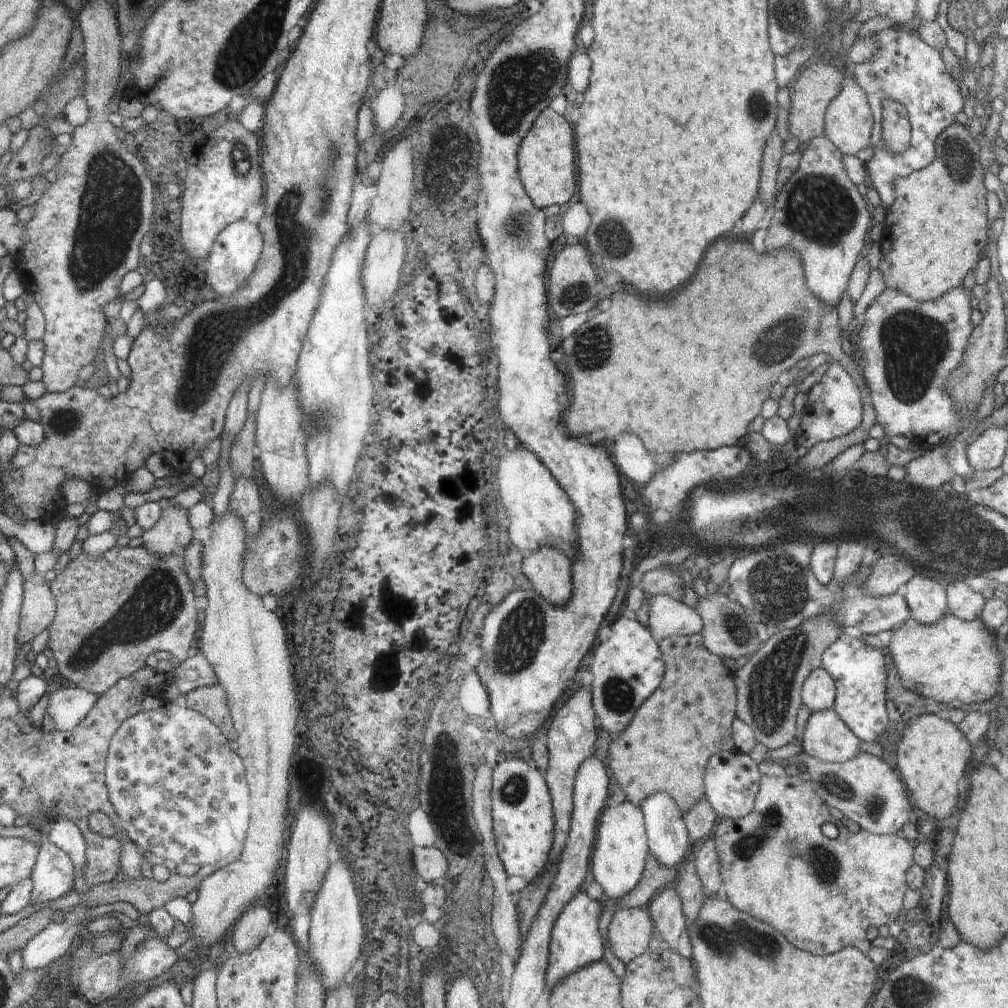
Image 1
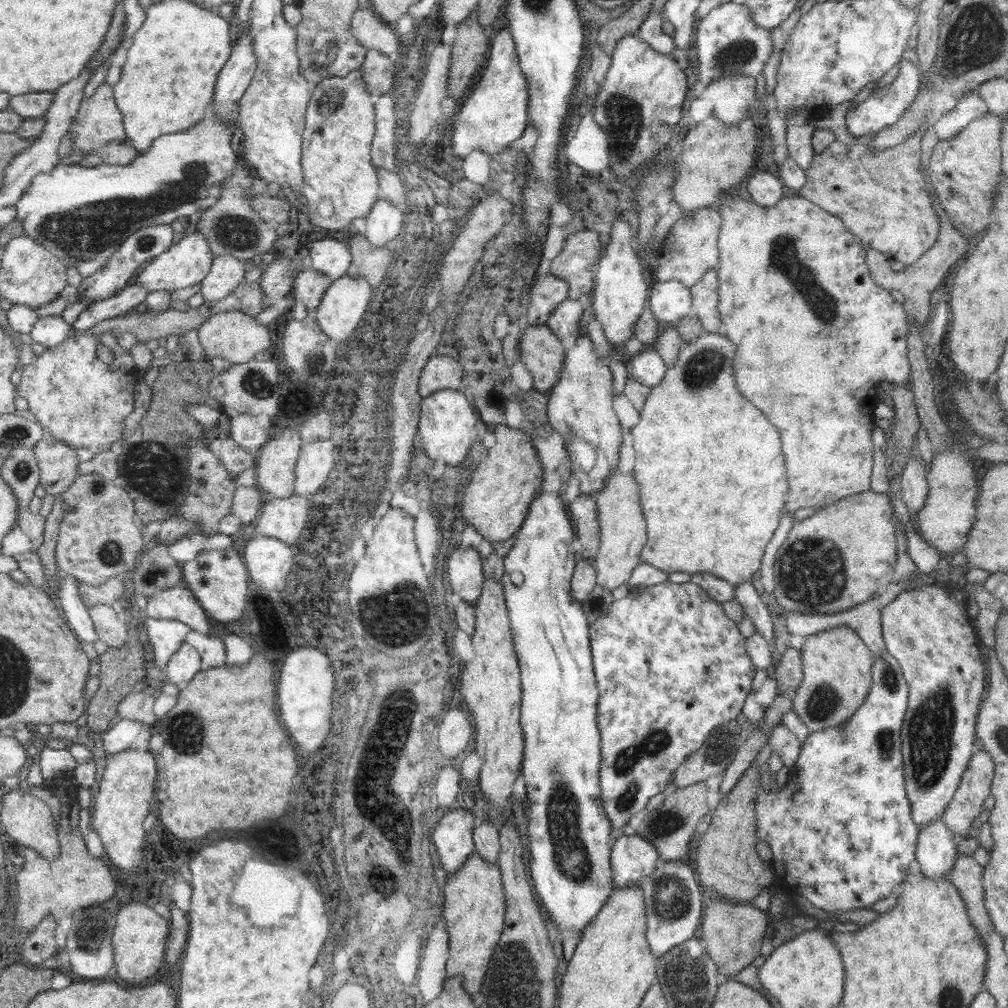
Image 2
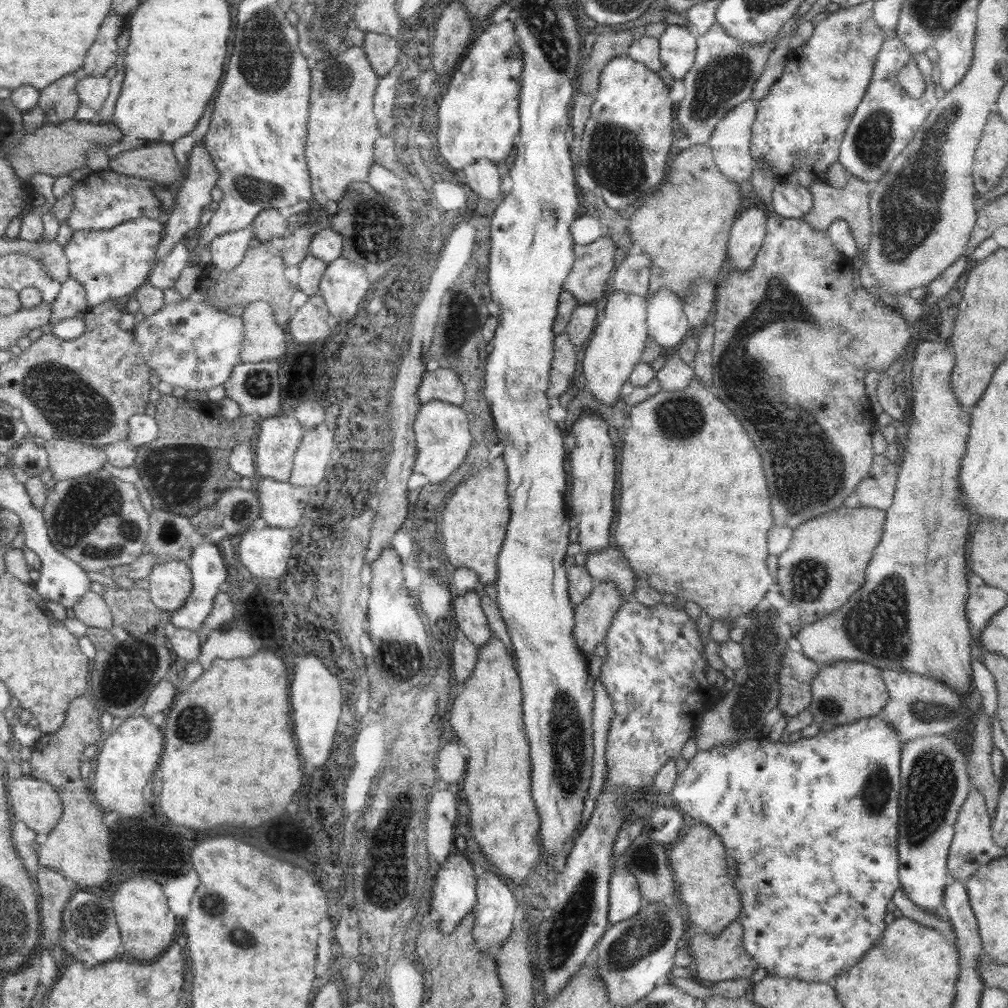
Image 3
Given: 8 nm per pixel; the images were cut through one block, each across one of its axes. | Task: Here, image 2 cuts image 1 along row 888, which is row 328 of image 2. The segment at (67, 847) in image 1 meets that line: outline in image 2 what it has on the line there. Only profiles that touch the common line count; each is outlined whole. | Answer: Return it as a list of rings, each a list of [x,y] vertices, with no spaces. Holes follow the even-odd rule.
[[[131,282],[123,291],[111,297],[106,297],[96,302],[92,301],[92,303],[80,313],[73,324],[73,328],[77,331],[85,331],[100,324],[103,320],[124,315],[128,310],[132,310],[134,306],[137,307],[140,302],[144,302],[148,293],[144,287]]]

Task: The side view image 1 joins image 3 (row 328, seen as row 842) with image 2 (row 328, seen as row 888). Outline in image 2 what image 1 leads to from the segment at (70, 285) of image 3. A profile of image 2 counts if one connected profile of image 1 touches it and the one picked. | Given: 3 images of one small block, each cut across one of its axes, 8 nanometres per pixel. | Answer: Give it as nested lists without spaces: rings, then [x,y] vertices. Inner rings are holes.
[[[60,315],[40,316],[34,323],[32,330],[29,332],[32,341],[34,343],[41,344],[48,349],[58,347],[70,330],[73,329],[73,325],[70,325],[62,319]]]

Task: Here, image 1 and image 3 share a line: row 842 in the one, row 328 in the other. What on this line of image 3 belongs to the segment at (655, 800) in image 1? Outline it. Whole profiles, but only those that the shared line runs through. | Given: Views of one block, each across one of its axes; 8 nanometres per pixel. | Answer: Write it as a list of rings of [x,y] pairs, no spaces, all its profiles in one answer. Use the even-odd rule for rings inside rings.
[[[662,289],[654,294],[645,297],[647,304],[647,327],[650,338],[662,348],[665,354],[674,352],[686,338],[687,334],[692,332],[688,324],[686,313],[683,311],[683,301],[672,290]]]

